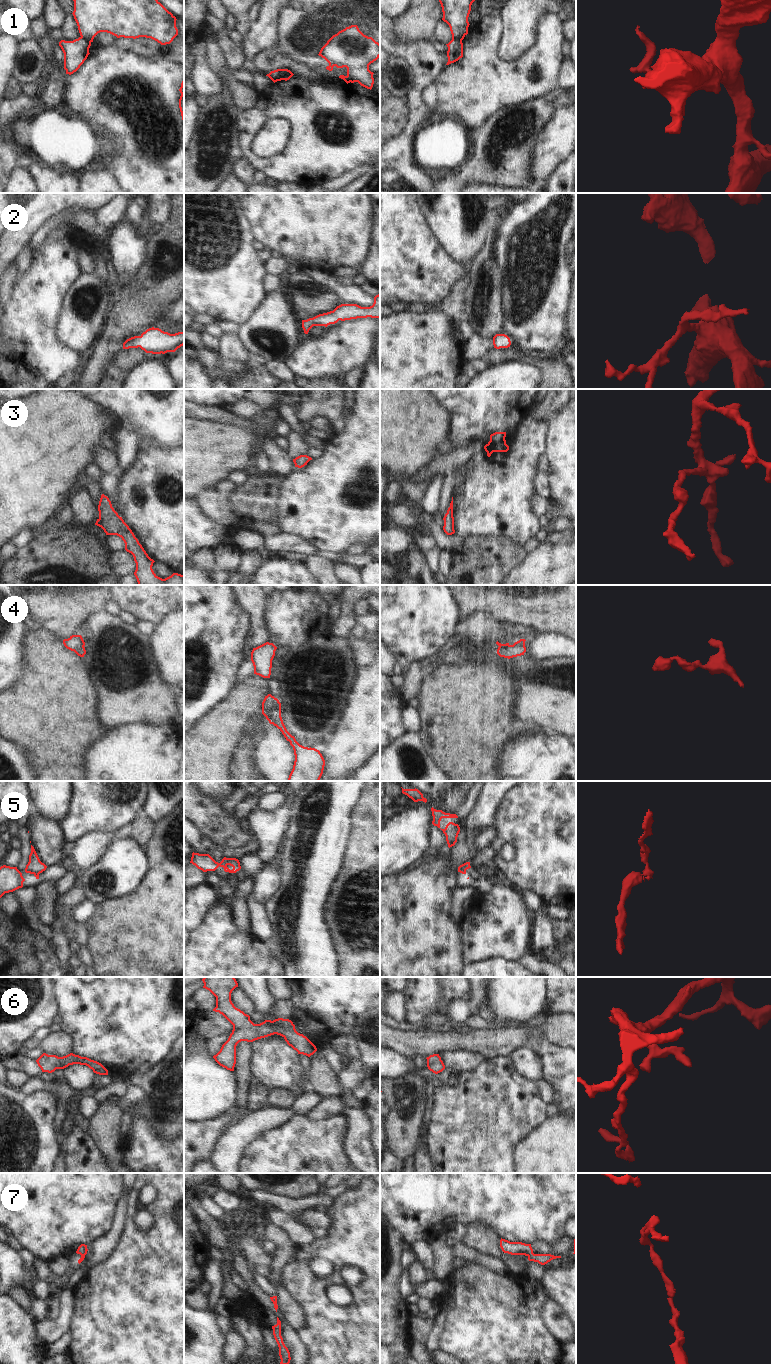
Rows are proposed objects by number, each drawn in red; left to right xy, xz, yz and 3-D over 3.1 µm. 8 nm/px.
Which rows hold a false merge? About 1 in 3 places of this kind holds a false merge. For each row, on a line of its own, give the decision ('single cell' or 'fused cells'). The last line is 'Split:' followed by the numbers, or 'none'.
1: fused cells
2: single cell
3: single cell
4: fused cells
5: fused cells
6: single cell
7: single cell
Split: 1, 4, 5

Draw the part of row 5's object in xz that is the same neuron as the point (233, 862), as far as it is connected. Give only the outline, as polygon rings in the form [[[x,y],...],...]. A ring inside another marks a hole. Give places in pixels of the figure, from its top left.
[[[226,858],[222,859],[223,868],[225,872],[236,873],[241,869],[240,862],[236,858]]]

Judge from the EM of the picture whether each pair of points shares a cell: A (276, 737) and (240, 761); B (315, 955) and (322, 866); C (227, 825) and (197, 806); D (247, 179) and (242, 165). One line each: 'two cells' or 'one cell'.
A: two cells
B: one cell
C: one cell
D: one cell

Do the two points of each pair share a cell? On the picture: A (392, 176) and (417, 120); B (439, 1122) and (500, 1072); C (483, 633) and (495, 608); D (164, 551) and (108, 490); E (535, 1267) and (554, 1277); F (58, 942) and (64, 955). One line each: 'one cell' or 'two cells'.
A: two cells
B: one cell
C: two cells
D: two cells
E: two cells
F: one cell

